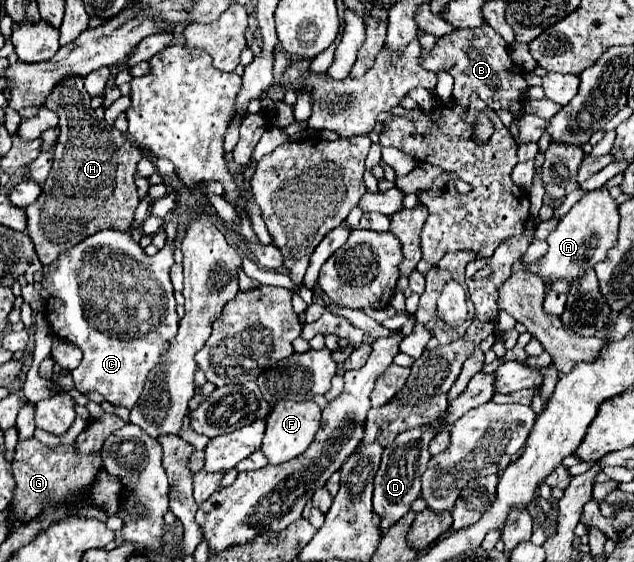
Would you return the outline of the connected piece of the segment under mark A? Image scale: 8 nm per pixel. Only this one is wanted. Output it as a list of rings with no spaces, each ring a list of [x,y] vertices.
[[[596,189],[582,195],[582,199],[564,215],[556,229],[548,235],[548,253],[528,265],[530,273],[540,275],[544,281],[572,281],[582,275],[586,269],[594,267],[596,263],[604,261],[606,251],[616,243],[616,229],[618,229],[618,203],[610,197],[608,189]]]

